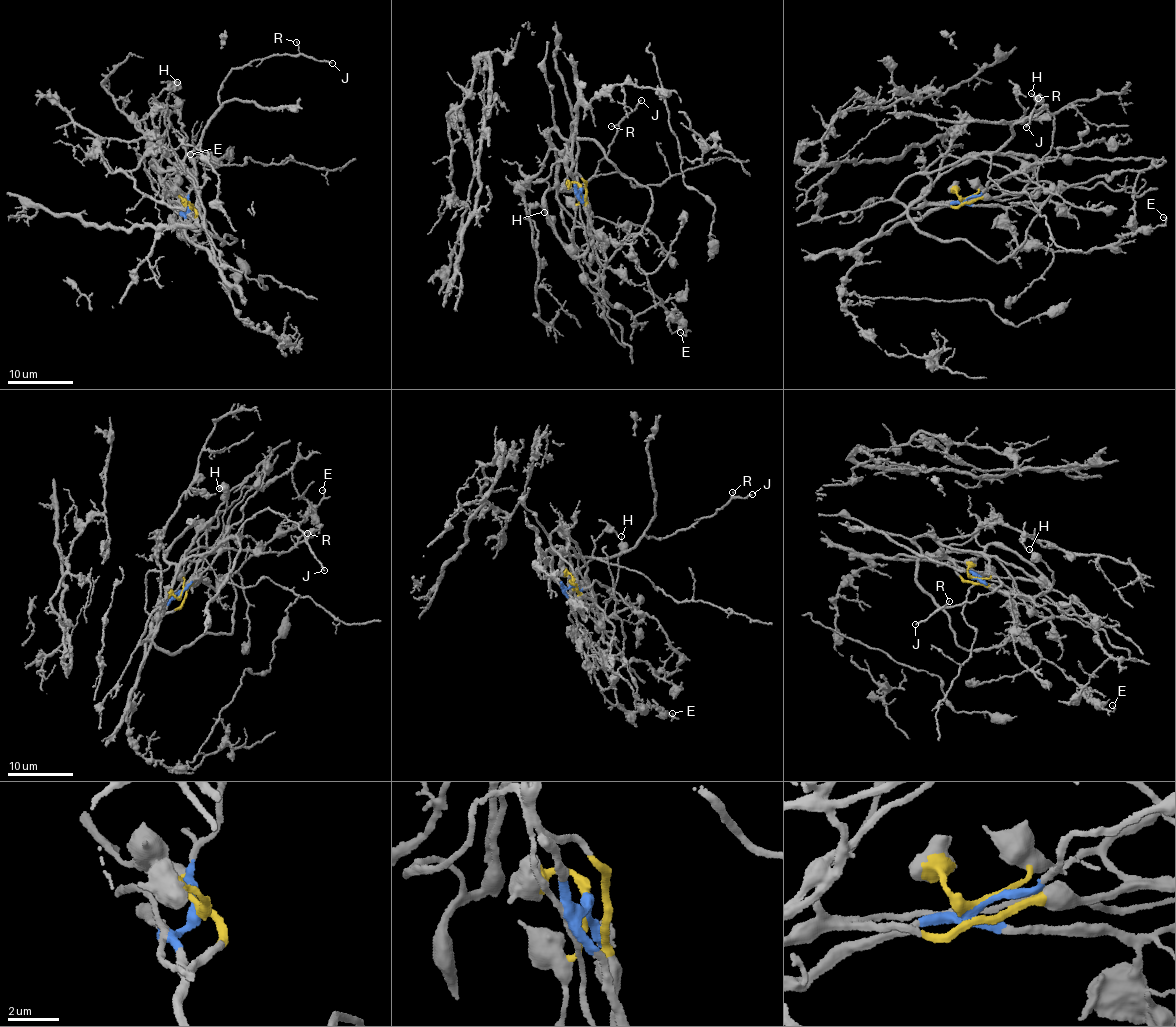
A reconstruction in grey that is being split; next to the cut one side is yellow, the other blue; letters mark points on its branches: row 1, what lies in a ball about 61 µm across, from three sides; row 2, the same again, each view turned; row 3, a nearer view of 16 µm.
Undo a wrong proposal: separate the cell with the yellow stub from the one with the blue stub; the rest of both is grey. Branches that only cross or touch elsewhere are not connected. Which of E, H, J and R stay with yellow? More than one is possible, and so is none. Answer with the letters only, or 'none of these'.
H, J, R

